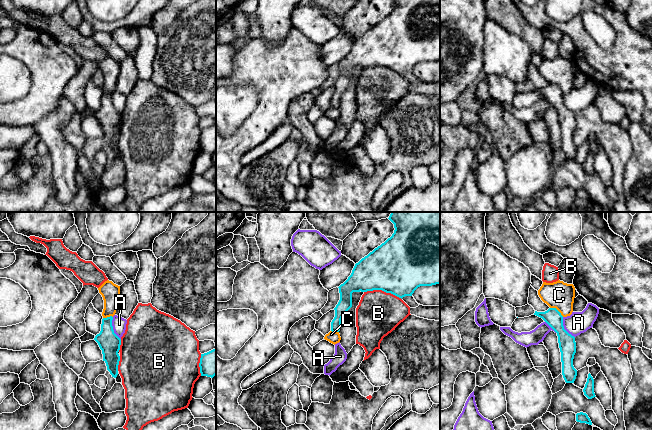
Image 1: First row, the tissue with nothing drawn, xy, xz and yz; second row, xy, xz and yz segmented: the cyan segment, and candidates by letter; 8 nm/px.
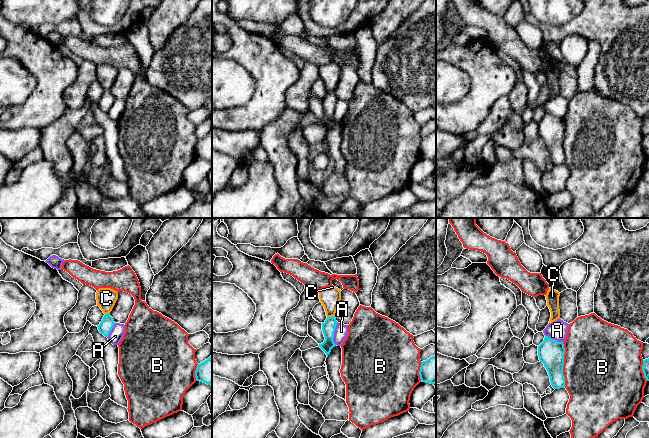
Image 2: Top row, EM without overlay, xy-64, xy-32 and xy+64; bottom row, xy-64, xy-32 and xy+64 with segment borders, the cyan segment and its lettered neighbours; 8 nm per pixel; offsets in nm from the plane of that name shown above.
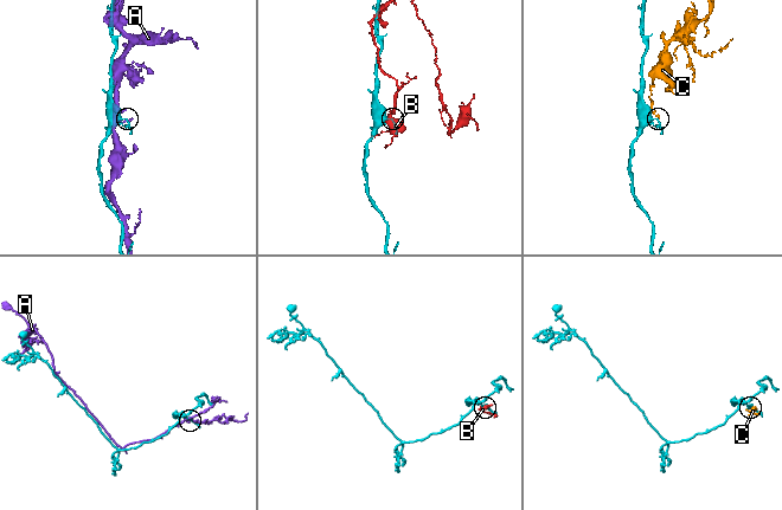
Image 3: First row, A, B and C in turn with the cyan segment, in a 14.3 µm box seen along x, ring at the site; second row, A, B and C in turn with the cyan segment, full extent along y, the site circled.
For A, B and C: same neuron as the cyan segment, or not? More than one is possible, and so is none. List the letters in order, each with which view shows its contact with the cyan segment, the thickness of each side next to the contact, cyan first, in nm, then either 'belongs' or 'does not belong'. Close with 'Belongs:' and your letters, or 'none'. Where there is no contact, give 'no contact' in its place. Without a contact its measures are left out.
A: contact in xy; calibres 170 and 110 nm; does not belong
B: contact in xz; calibres 460 and 360 nm; does not belong
C: contact in yz; calibres 140 and 220 nm; does not belong
Belongs: none

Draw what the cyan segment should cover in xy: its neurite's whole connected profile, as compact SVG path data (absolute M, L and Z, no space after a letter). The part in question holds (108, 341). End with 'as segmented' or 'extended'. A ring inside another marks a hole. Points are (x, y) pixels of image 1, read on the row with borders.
M112 316L102 319L101 331L95 336L94 340L102 350L103 361L106 363L107 370L112 377L116 378L120 361L118 352L120 350L121 339L114 333L112 320Z | as segmented

